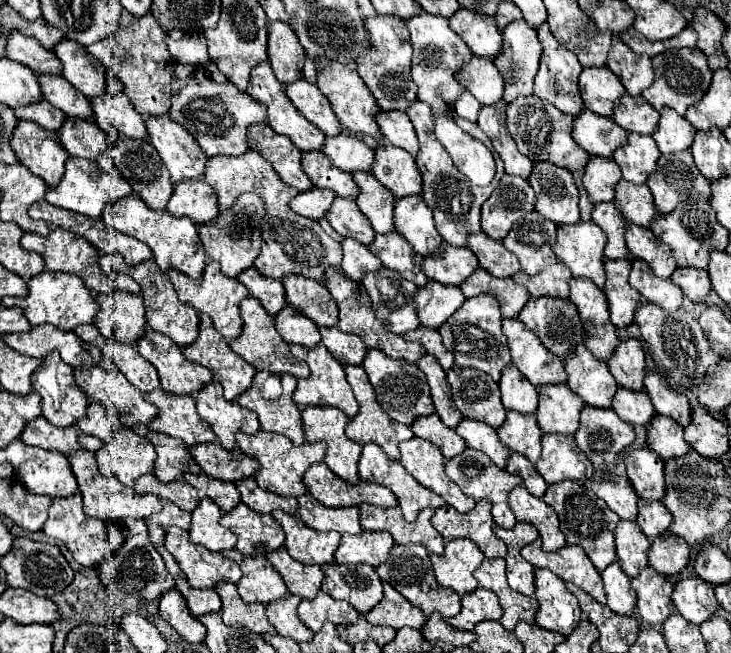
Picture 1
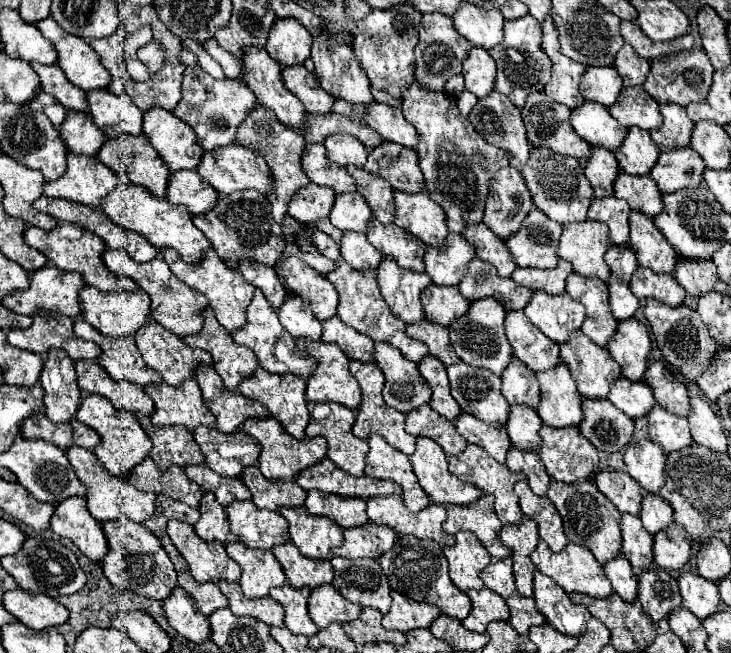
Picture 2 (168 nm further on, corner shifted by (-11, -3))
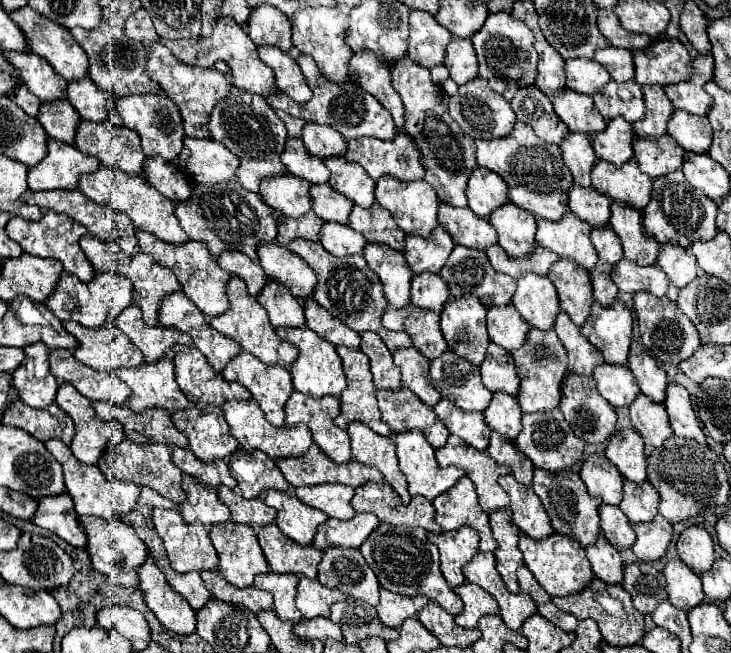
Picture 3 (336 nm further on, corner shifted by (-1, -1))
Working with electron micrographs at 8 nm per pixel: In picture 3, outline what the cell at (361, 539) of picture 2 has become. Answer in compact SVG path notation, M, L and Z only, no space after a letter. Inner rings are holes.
M356 514L352 520L334 520L328 518L316 538L314 538L314 548L316 550L326 550L330 546L342 546L342 548L360 548L366 538L378 528L380 520L376 514Z

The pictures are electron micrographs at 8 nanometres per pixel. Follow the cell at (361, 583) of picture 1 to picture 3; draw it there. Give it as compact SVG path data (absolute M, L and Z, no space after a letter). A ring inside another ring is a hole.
M334 546L324 550L324 558L318 564L318 580L328 588L336 588L372 606L378 604L380 584L360 550L342 550Z

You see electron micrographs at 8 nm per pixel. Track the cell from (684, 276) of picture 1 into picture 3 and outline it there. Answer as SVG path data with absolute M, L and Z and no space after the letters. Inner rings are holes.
M660 246L656 264L668 274L676 288L684 288L698 276L698 264L694 254L680 246Z

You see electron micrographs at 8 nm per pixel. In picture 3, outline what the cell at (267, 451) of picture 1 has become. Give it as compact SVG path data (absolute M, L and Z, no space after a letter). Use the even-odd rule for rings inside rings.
M250 398L248 402L238 402L238 400L230 400L222 406L224 410L224 418L230 426L232 436L240 442L242 450L246 450L248 454L252 454L254 450L262 450L264 454L268 454L270 458L296 458L302 456L308 446L314 442L310 428L308 426L282 426L282 428L274 428L270 426L270 422L264 418L264 412L260 410L258 402L254 402L254 398Z

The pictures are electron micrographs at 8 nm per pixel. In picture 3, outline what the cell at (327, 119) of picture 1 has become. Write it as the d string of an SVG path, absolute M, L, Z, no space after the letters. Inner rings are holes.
M264 46L260 48L260 60L272 68L276 86L294 102L308 102L312 98L312 90L308 88L306 78L294 58L290 58L278 48Z

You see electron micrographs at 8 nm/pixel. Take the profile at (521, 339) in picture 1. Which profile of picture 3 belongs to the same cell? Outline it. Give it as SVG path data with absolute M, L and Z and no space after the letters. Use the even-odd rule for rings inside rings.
M512 304L488 308L486 326L490 340L502 346L506 352L514 352L524 346L530 332L530 326L522 320L522 316Z

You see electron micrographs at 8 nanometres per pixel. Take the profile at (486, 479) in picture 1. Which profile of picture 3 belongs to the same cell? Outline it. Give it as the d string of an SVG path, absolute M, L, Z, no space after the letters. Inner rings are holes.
M450 436L448 444L436 450L436 460L440 468L460 466L466 472L466 476L476 486L478 502L486 514L492 514L494 510L508 506L510 498L498 484L500 476L510 474L508 466L496 464L488 454L474 450L472 446L466 446L458 436Z

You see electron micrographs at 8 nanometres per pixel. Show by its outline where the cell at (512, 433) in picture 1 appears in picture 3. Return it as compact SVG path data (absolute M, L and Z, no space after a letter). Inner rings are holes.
M494 394L490 406L484 410L484 420L498 434L514 440L522 430L522 410L518 406L518 400L510 394Z

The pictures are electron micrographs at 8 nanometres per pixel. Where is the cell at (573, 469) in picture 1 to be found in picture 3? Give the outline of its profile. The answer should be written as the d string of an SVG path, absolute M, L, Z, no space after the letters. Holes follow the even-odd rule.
M552 410L550 414L524 414L522 426L524 428L516 438L516 444L532 460L536 468L544 468L548 472L560 472L572 468L578 460L582 460L584 442L570 430L560 410Z

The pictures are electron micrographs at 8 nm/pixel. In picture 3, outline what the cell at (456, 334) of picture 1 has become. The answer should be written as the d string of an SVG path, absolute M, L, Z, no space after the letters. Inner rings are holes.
M450 298L440 316L440 328L448 348L480 366L486 358L486 348L490 344L486 332L486 308L478 298Z

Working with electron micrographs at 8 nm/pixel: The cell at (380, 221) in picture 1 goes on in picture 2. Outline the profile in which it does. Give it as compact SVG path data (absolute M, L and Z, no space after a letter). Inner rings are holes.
M346 168L350 176L356 182L356 190L366 198L368 206L372 208L372 214L376 220L388 224L394 220L394 190L386 180L380 180L380 176L372 176L364 168Z

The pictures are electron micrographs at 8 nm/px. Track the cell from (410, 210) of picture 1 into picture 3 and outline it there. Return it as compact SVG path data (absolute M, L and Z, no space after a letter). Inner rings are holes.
M382 178L382 182L376 182L376 202L384 206L394 222L412 236L428 236L438 228L438 196L430 186L426 186L424 180L418 182L394 182L394 178Z

